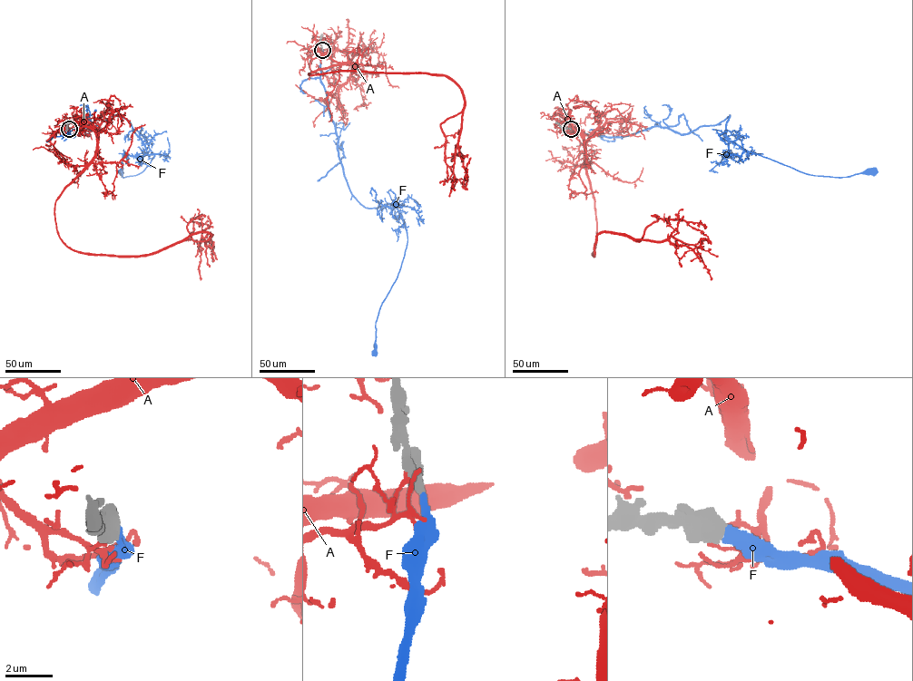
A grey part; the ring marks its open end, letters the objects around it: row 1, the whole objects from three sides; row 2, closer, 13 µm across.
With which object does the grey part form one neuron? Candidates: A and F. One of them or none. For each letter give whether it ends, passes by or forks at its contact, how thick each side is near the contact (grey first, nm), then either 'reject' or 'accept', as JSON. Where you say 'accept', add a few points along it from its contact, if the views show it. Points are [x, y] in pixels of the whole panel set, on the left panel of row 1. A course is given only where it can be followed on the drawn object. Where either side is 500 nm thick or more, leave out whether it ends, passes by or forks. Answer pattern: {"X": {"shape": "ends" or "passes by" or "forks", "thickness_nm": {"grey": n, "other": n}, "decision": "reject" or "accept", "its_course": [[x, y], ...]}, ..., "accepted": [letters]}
{"A": {"thickness_nm": {"grey": 900, "other": 200}, "decision": "reject"}, "F": {"thickness_nm": {"grey": 650, "other": 340}, "decision": "accept", "its_course": [[69, 129], [70, 136], [83, 126], [87, 134], [123, 117], [153, 156], [136, 175], [121, 171]]}, "accepted": ["F"]}

